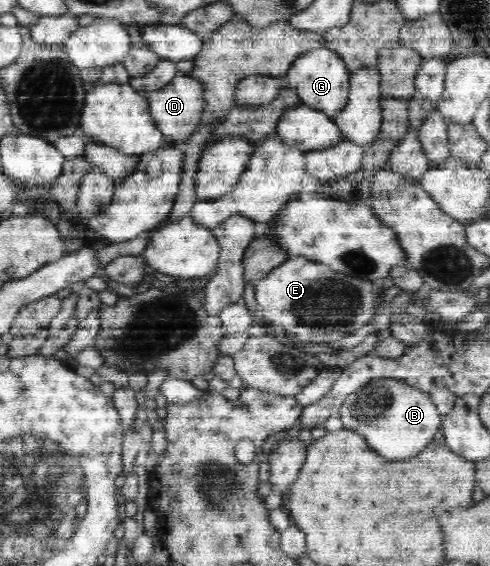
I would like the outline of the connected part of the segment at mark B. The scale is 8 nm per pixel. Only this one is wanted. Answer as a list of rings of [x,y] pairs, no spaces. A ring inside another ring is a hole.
[[[394,378],[369,381],[349,394],[340,408],[344,429],[355,430],[365,436],[371,450],[383,454],[387,460],[407,460],[425,450],[442,427],[442,415],[430,395]]]

